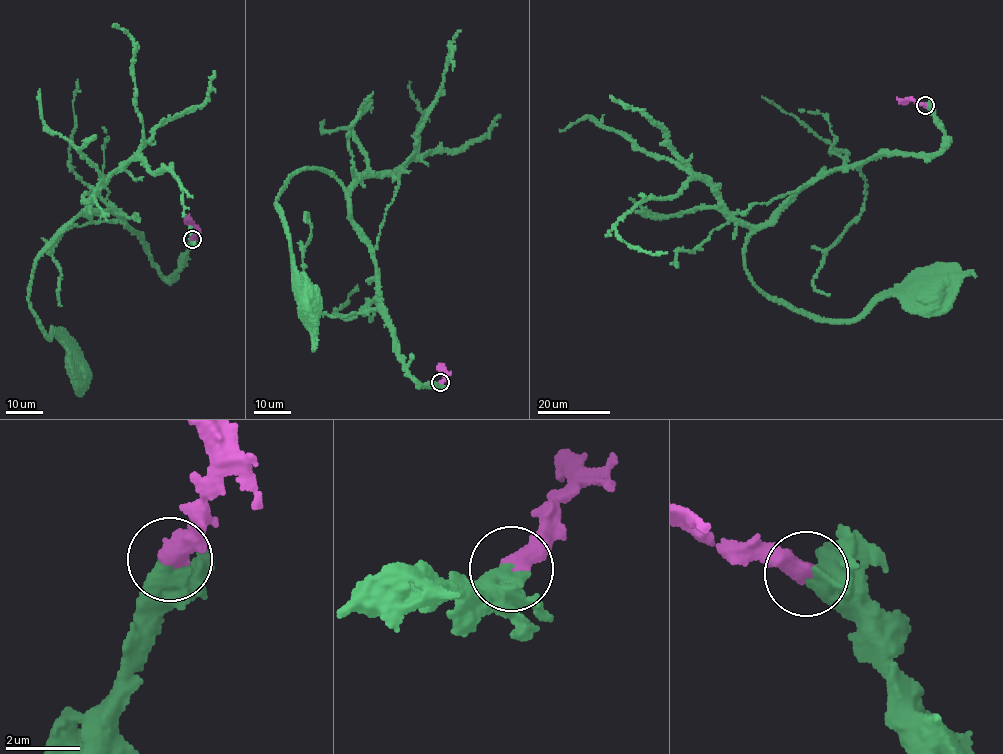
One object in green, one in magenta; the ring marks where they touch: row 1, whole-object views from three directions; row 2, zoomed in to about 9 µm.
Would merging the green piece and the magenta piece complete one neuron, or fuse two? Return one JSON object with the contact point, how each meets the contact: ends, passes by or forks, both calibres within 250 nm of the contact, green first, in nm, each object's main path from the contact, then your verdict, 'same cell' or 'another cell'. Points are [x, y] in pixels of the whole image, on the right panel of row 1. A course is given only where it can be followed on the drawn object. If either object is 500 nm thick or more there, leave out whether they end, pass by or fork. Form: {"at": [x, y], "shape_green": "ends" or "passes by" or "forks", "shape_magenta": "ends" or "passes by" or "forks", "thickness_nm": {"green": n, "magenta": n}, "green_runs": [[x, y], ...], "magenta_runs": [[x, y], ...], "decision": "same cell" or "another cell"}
{"at": [925, 105], "thickness_nm": {"green": 650, "magenta": 550}, "green_runs": [[925, 106], [938, 151], [820, 172], [744, 254], [768, 298], [818, 317], [931, 290]], "magenta_runs": [[925, 106], [913, 100], [896, 99]], "decision": "same cell"}

